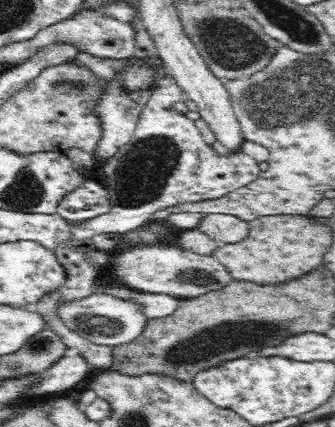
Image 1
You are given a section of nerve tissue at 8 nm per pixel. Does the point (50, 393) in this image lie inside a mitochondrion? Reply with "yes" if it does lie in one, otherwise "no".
no

